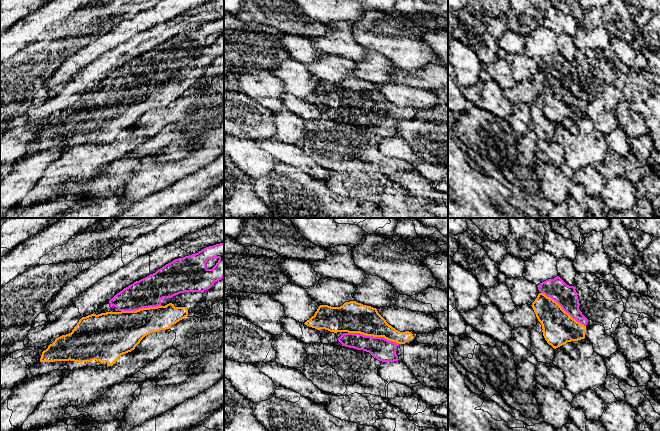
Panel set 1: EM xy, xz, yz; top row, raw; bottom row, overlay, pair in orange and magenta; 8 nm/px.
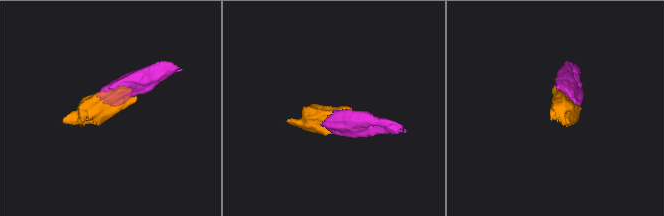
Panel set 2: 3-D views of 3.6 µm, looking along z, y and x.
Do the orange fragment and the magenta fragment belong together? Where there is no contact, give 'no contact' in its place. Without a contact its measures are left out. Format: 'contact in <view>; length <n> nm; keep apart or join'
contact in xz; length 420 nm; join

